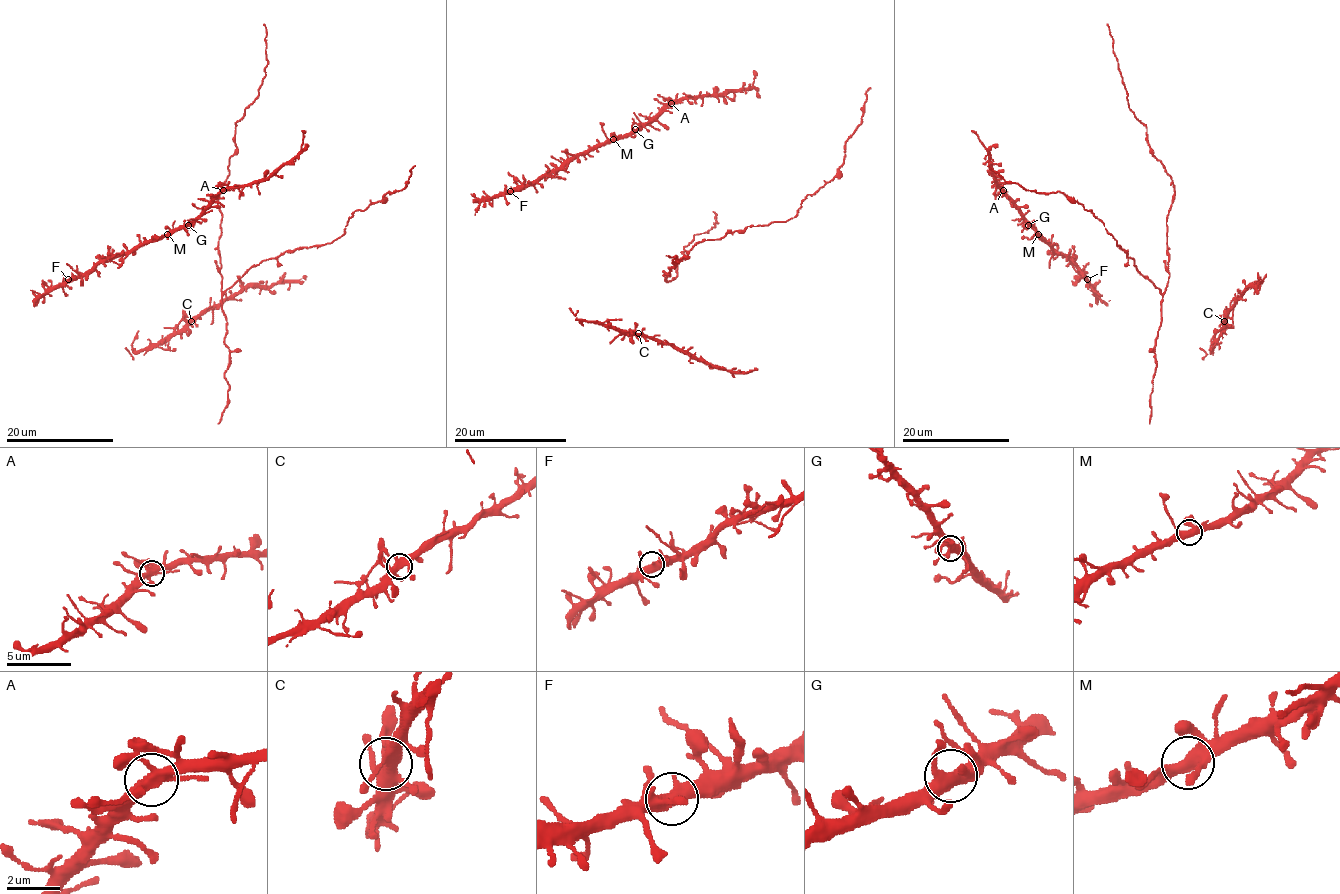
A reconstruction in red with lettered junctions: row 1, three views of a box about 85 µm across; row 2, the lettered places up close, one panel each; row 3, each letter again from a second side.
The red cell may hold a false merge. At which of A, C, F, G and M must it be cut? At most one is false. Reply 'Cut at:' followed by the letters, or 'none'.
Cut at: none

